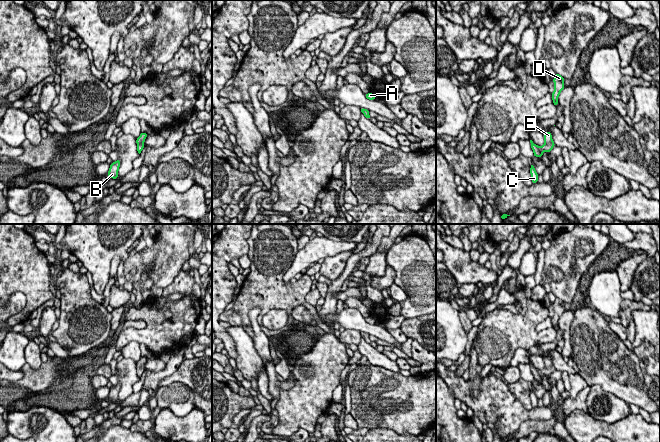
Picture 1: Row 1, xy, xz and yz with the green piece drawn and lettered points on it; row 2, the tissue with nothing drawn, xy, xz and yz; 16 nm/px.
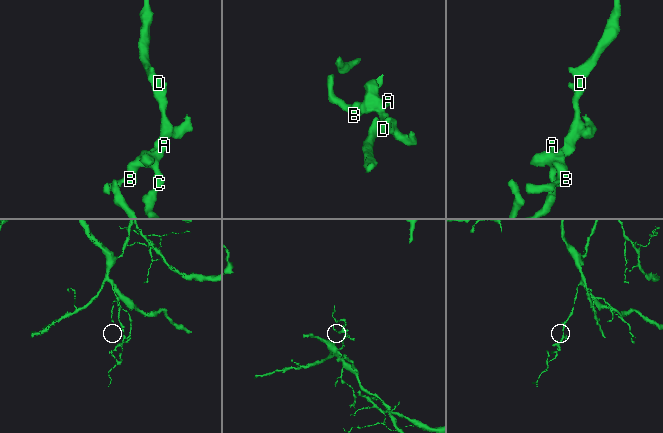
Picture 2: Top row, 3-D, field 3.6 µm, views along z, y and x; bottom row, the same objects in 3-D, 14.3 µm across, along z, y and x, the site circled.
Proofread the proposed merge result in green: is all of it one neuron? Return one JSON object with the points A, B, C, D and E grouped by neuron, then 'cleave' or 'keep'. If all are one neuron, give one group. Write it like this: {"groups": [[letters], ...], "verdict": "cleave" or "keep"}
{"groups": [["A", "B", "C", "D", "E"]], "verdict": "keep"}

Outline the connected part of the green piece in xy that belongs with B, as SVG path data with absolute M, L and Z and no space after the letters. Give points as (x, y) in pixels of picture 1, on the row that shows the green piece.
M117 159L115 162L112 162L112 164L110 165L109 171L107 176L109 178L113 178L113 179L117 179L118 177L118 170L120 167L120 160Z

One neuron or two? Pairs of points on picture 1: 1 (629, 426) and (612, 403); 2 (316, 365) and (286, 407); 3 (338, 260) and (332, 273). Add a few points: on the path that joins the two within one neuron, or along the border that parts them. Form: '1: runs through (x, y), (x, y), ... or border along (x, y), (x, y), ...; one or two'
1: border along (629, 414), (614, 422), (600, 420); two
2: runs through (316, 375), (296, 397); one
3: runs through (336, 263), (332, 270); one

